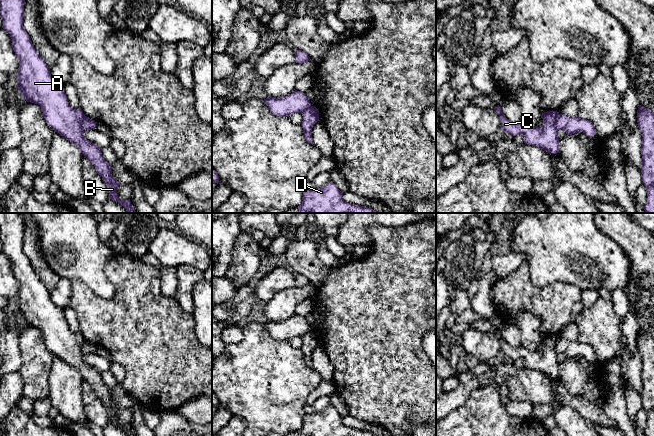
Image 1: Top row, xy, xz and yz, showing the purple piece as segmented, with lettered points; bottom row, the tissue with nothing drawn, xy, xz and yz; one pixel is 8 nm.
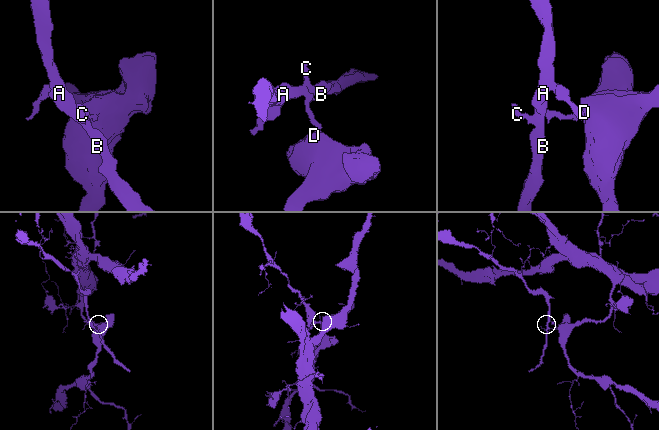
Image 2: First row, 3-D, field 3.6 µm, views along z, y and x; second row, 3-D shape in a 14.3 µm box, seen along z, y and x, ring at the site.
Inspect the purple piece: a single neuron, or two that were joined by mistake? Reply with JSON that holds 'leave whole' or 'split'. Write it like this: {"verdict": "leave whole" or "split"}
{"verdict": "split"}

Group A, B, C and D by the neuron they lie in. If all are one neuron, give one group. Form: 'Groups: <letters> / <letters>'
Groups: A B C / D

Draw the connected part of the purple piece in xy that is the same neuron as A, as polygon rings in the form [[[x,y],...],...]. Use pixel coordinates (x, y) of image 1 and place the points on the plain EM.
[[[0,213],[0,240],[3,244],[2,252],[6,254],[12,263],[12,272],[20,283],[18,294],[18,313],[27,326],[41,330],[46,347],[68,365],[78,370],[82,378],[94,389],[97,398],[104,402],[109,415],[109,423],[118,426],[127,436],[134,436],[130,423],[121,424],[118,422],[116,412],[120,409],[112,399],[112,388],[105,385],[102,380],[102,373],[84,361],[82,344],[84,337],[81,333],[73,333],[68,326],[63,309],[55,305],[50,297],[50,292],[44,283],[35,274],[29,258],[23,252],[25,223],[19,213]]]

